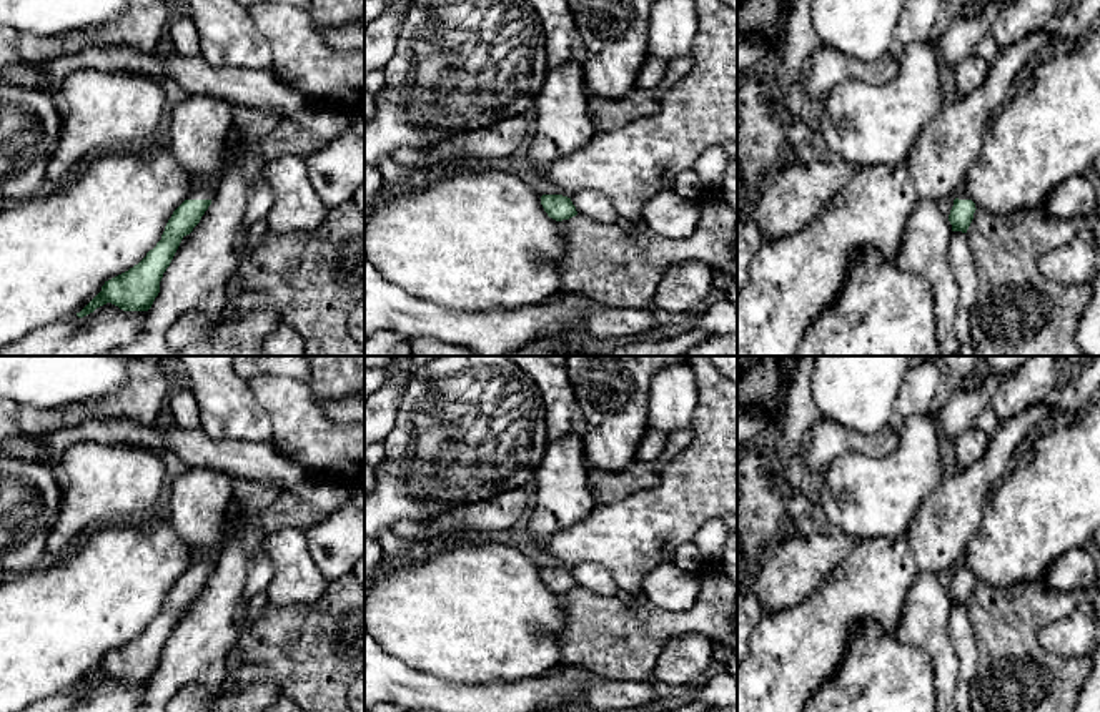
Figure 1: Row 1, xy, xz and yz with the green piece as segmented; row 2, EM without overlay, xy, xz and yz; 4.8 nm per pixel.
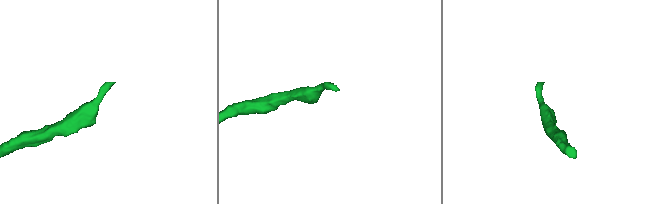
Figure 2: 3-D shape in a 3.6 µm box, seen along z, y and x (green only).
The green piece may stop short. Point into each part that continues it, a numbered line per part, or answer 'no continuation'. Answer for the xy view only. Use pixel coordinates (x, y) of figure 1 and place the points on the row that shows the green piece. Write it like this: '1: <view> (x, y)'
1: xy (203, 190)

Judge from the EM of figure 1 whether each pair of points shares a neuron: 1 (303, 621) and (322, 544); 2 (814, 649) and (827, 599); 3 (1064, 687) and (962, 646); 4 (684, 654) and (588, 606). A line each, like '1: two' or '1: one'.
1: two
2: one
3: two
4: two

